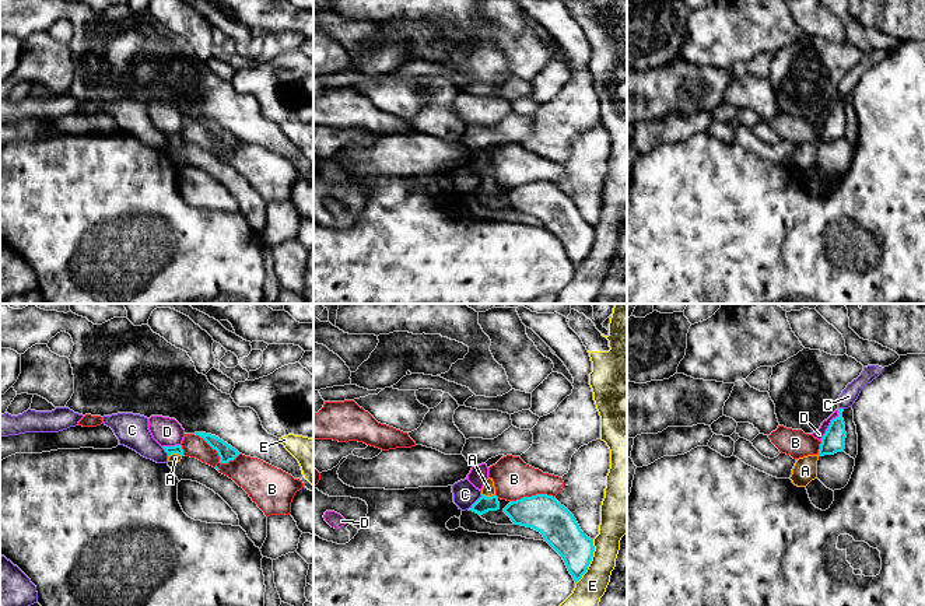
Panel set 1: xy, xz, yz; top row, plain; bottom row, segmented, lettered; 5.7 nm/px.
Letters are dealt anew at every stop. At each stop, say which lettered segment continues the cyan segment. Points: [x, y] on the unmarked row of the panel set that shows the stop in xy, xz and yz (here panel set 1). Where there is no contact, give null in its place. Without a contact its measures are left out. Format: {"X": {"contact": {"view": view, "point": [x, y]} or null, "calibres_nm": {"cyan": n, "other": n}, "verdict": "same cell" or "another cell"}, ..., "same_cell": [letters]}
{"A": {"contact": {"view": "xz", "point": [489, 184]}, "calibres_nm": {"cyan": 90, "other": 70}, "verdict": "same cell"}, "B": {"contact": {"view": "xy", "point": [219, 142]}, "calibres_nm": {"cyan": 90, "other": 200}, "verdict": "another cell"}, "C": {"contact": {"view": "xz", "point": [476, 188]}, "calibres_nm": {"cyan": 90, "other": 140}, "verdict": "another cell"}, "D": {"contact": {"view": "yz", "point": [829, 112]}, "calibres_nm": {"cyan": 140, "other": 50}, "verdict": "another cell"}, "E": {"contact": {"view": "xz", "point": [591, 247]}, "calibres_nm": {"cyan": 220, "other": 170}, "verdict": "another cell"}, "same_cell": ["A"]}

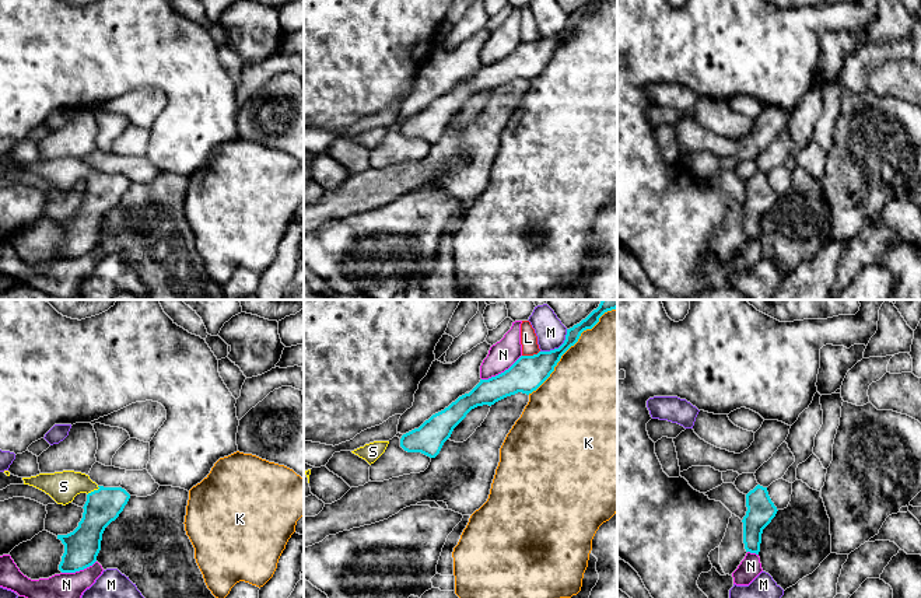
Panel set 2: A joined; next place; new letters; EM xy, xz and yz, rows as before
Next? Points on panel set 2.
{"K": {"contact": {"view": "xz", "point": [564, 38]}, "calibres_nm": {"cyan": 200, "other": 500}, "verdict": "another cell"}, "L": {"contact": {"view": "xz", "point": [531, 42]}, "calibres_nm": {"cyan": 200, "other": 100}, "verdict": "another cell"}, "M": {"contact": {"view": "xz", "point": [559, 34]}, "calibres_nm": {"cyan": 200, "other": 170}, "verdict": "another cell"}, "N": {"contact": {"view": "xz", "point": [501, 59]}, "calibres_nm": {"cyan": 200, "other": 160}, "verdict": "another cell"}, "S": {"contact": {"view": "xy", "point": [94, 177]}, "calibres_nm": {"cyan": 200, "other": 180}, "verdict": "same cell"}, "same_cell": ["S"]}

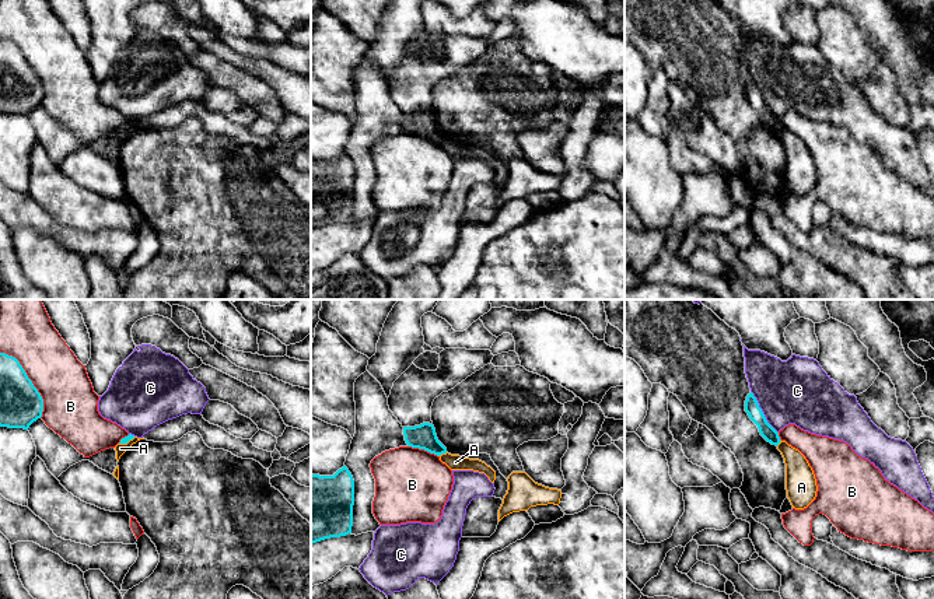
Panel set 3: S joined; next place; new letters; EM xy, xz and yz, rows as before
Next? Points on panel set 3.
{"A": {"contact": {"view": "xz", "point": [443, 139]}, "calibres_nm": {"cyan": 140, "other": 90}, "verdict": "another cell"}, "B": {"contact": {"view": "xy", "point": [31, 67]}, "calibres_nm": {"cyan": 240, "other": 300}, "verdict": "another cell"}, "C": {"contact": {"view": "yz", "point": [762, 98]}, "calibres_nm": {"cyan": 90, "other": 380}, "verdict": "another cell"}, "same_cell": []}

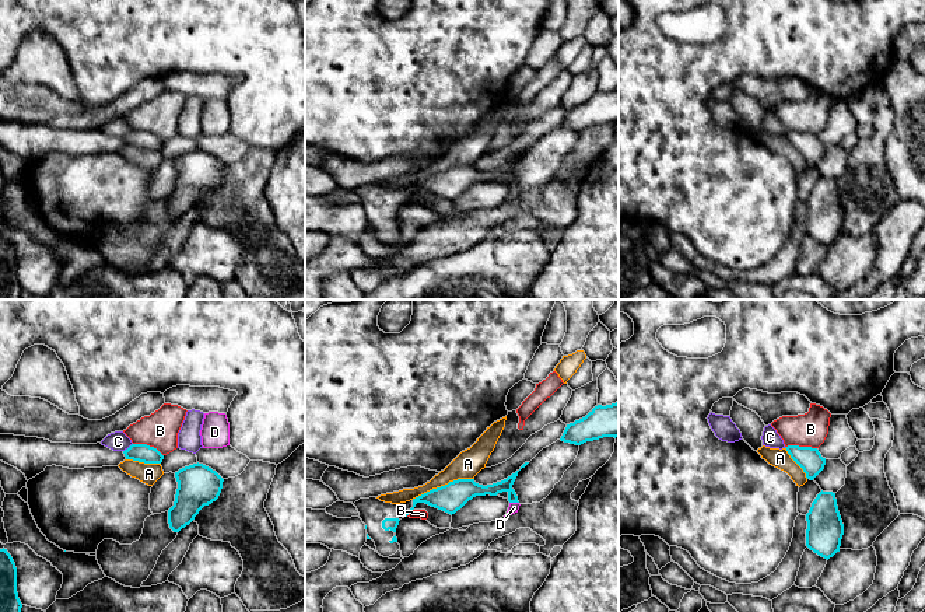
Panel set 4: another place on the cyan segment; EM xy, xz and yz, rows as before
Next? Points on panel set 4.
{"A": {"contact": {"view": "xz", "point": [442, 172]}, "calibres_nm": {"cyan": 160, "other": 160}, "verdict": "another cell"}, "B": {"contact": {"view": "yz", "point": [801, 133]}, "calibres_nm": {"cyan": 140, "other": 190}, "verdict": "another cell"}, "C": {"contact": {"view": "xy", "point": [129, 133]}, "calibres_nm": {"cyan": 110, "other": 110}, "verdict": "another cell"}, "D": {"contact": {"view": "xz", "point": [514, 188]}, "calibres_nm": {"cyan": 90, "other": 60}, "verdict": "same cell"}, "same_cell": ["D"]}

